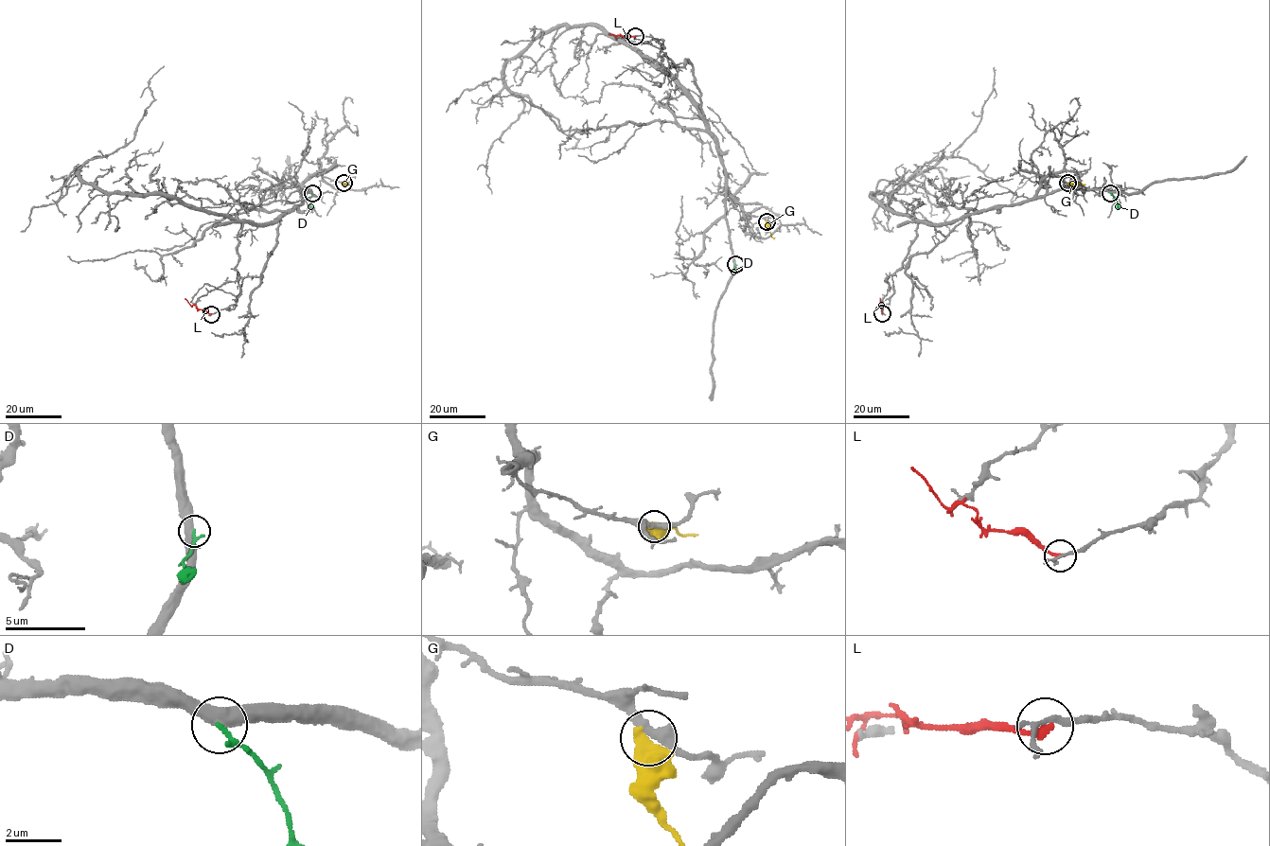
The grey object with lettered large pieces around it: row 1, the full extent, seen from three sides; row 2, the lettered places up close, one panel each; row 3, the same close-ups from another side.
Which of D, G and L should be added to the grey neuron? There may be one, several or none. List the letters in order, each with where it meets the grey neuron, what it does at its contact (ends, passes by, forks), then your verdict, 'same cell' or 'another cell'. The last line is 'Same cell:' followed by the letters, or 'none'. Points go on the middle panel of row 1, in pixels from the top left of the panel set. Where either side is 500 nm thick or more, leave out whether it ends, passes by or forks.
D: meets grey at (735, 264); it ends there; another cell
G: meets grey at (767, 221); another cell
L: meets grey at (635, 36); it ends there; another cell
Same cell: none

